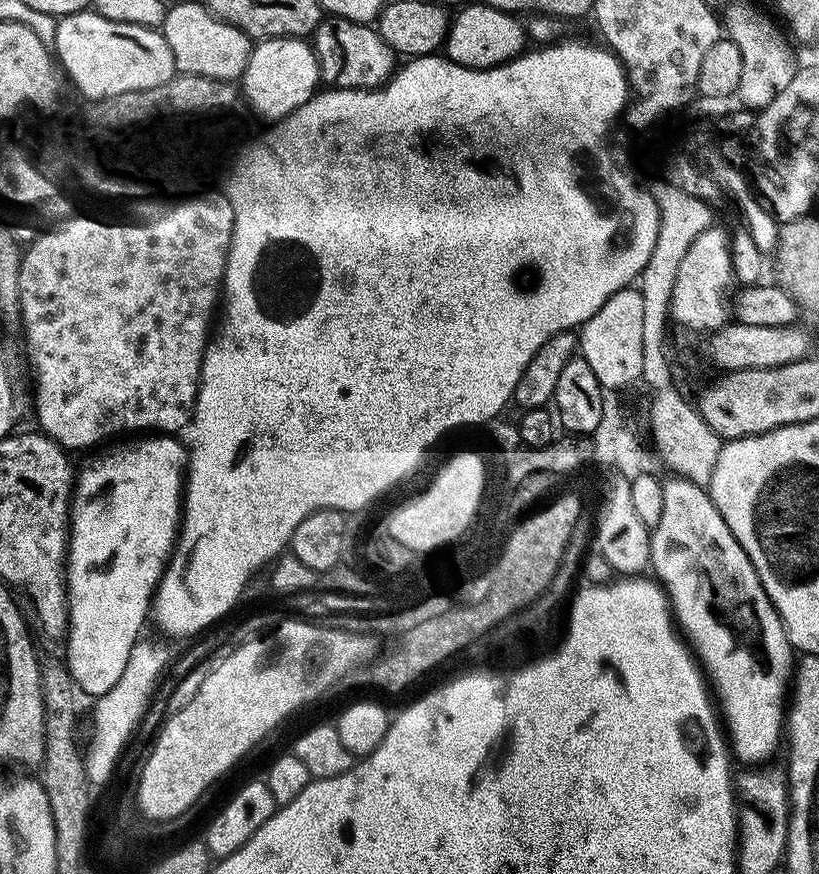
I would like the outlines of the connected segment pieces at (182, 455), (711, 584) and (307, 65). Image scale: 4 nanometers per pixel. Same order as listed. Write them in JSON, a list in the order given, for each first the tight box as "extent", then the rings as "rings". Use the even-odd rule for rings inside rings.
[{"extent":[66,434,188,698],"rings":[[[148,434],[143,438],[128,438],[125,444],[116,444],[113,448],[108,448],[105,452],[100,452],[97,456],[92,456],[84,465],[79,465],[78,471],[74,476],[74,491],[72,494],[72,510],[70,513],[70,535],[68,538],[68,558],[66,561],[66,583],[68,586],[68,634],[66,637],[66,645],[68,644],[68,660],[66,659],[67,670],[72,677],[75,687],[80,688],[86,695],[92,696],[91,698],[99,698],[105,696],[106,693],[112,689],[114,682],[118,682],[118,678],[122,678],[122,670],[126,670],[126,662],[130,658],[130,650],[135,646],[137,640],[141,639],[144,628],[144,619],[149,619],[150,609],[152,607],[152,597],[156,595],[156,588],[160,584],[160,579],[164,573],[164,566],[167,564],[169,558],[172,556],[172,549],[176,546],[176,538],[180,530],[180,517],[182,515],[182,501],[184,499],[184,482],[186,479],[186,469],[188,466],[188,450],[182,443],[179,444],[177,437],[172,434]]]},{"extent":[650,475,794,766],"rings":[[[673,475],[671,479],[663,481],[662,518],[651,529],[650,568],[656,571],[655,579],[668,594],[679,631],[686,637],[714,689],[735,759],[745,760],[748,766],[760,766],[771,761],[768,759],[775,754],[780,742],[782,744],[786,697],[794,680],[794,649],[746,550],[742,550],[730,526],[726,526],[707,487],[682,476]]]},{"extent":[242,39,321,120],"rings":[[[307,39],[262,40],[253,47],[248,59],[242,77],[242,92],[259,115],[261,112],[272,120],[280,120],[298,111],[303,104],[311,105],[317,95],[316,87],[321,84],[316,53]]]}]

